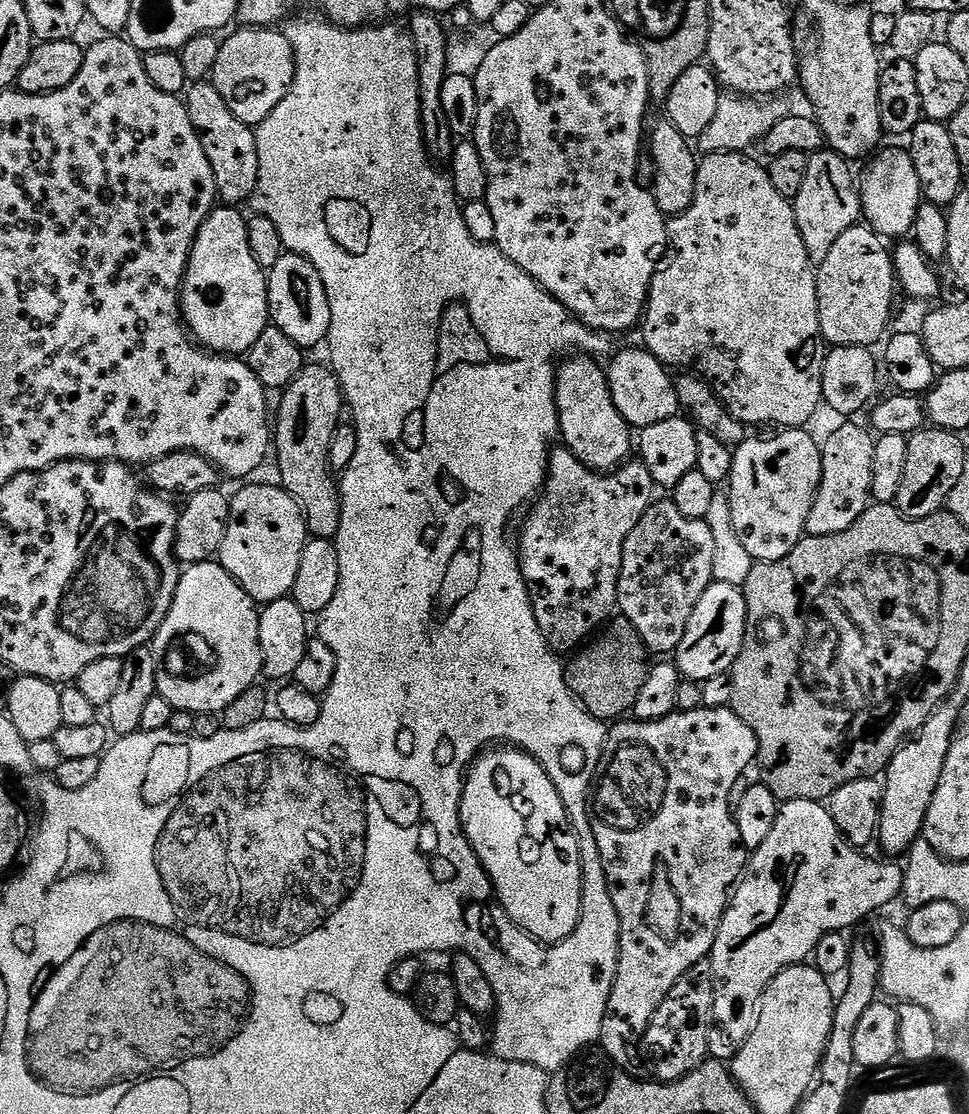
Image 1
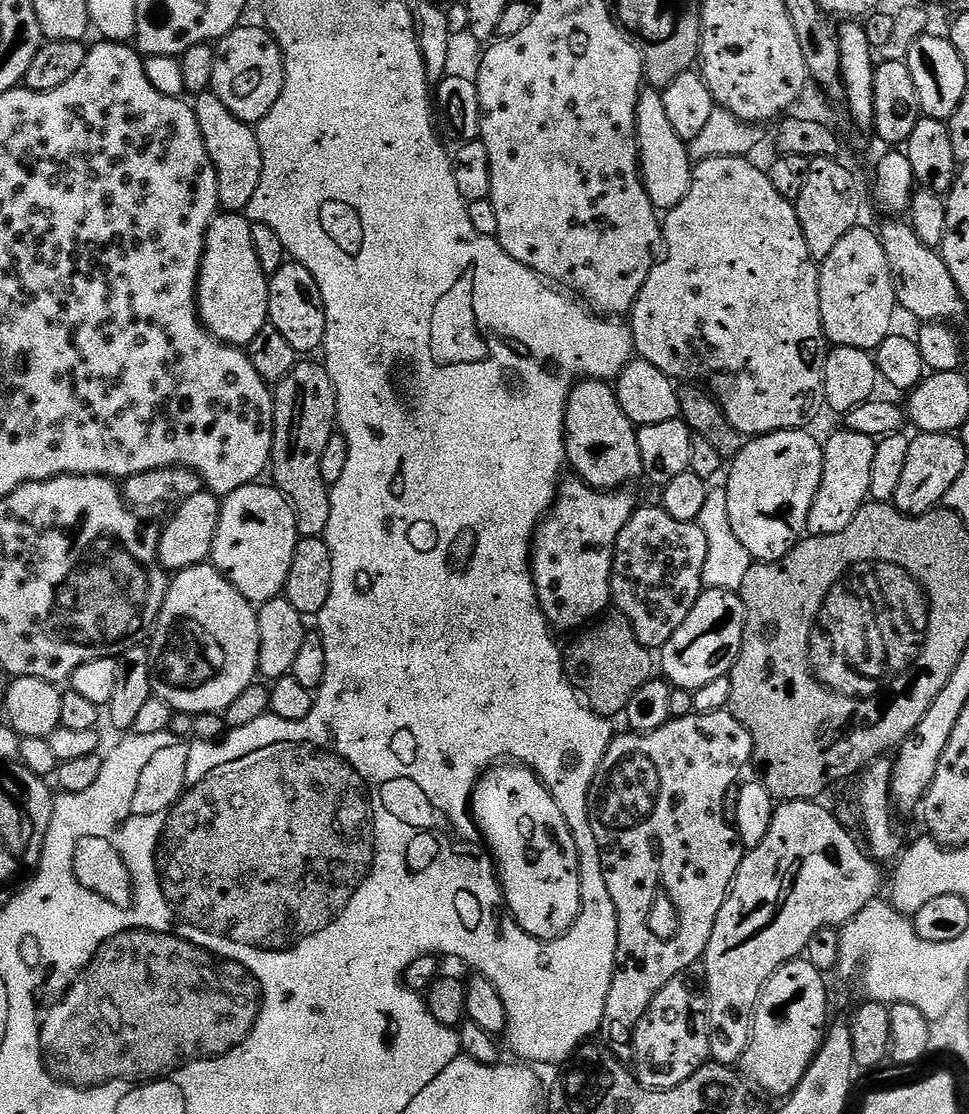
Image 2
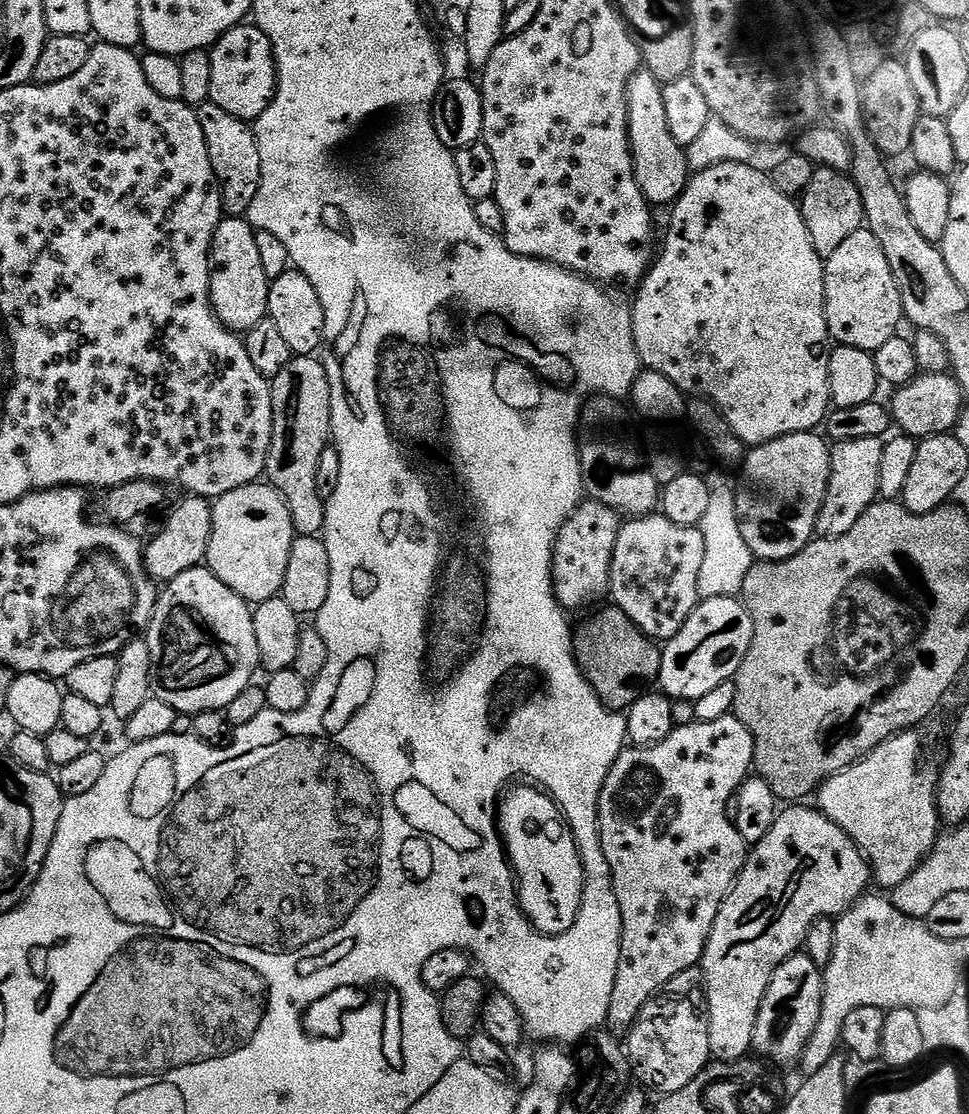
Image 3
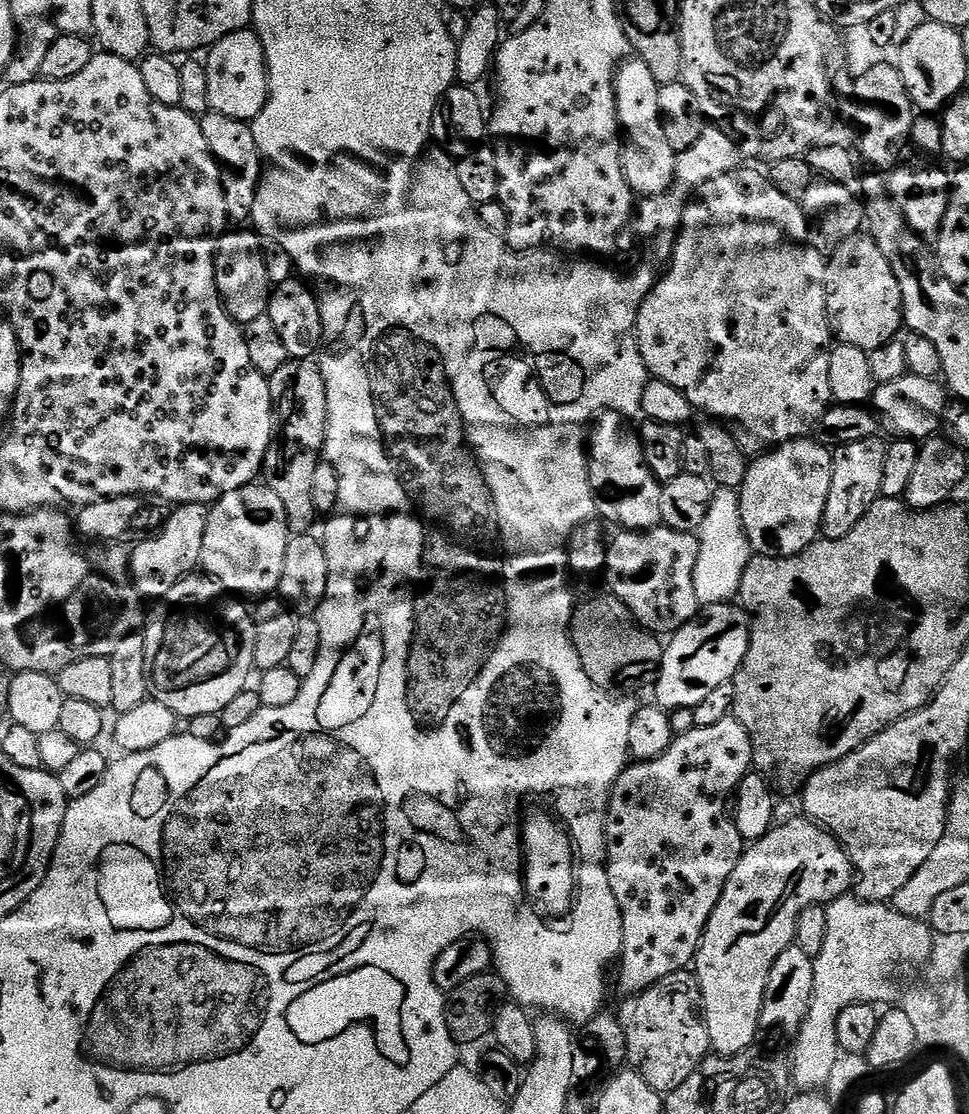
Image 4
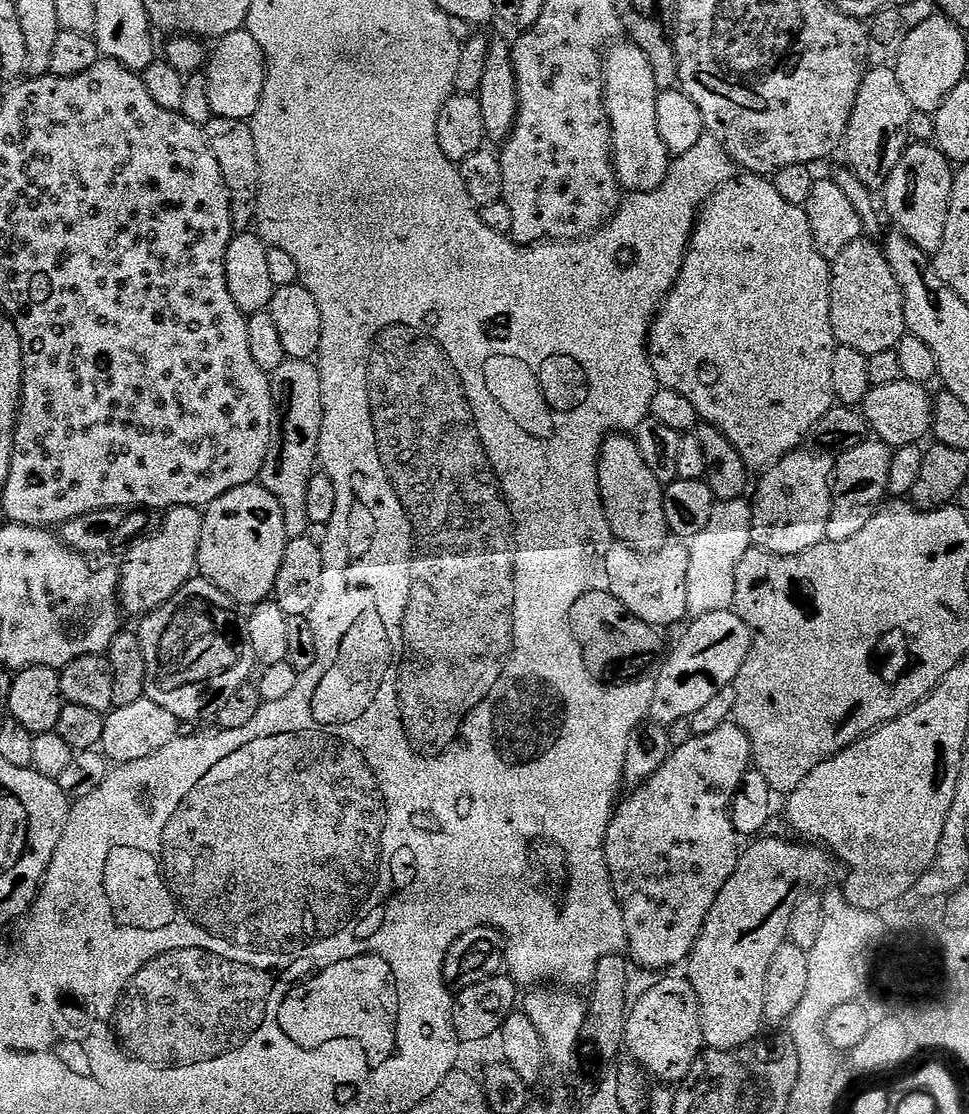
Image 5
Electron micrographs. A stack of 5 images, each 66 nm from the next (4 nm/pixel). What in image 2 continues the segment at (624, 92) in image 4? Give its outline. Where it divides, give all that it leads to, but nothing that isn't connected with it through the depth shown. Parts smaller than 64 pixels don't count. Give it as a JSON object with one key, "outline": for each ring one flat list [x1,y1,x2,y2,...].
{"outline":[[641,91,636,107,636,150,640,162,640,175,650,202,658,210,667,210,678,206,690,190,694,161,689,145,678,133,670,118,666,118,664,97,659,91]]}

